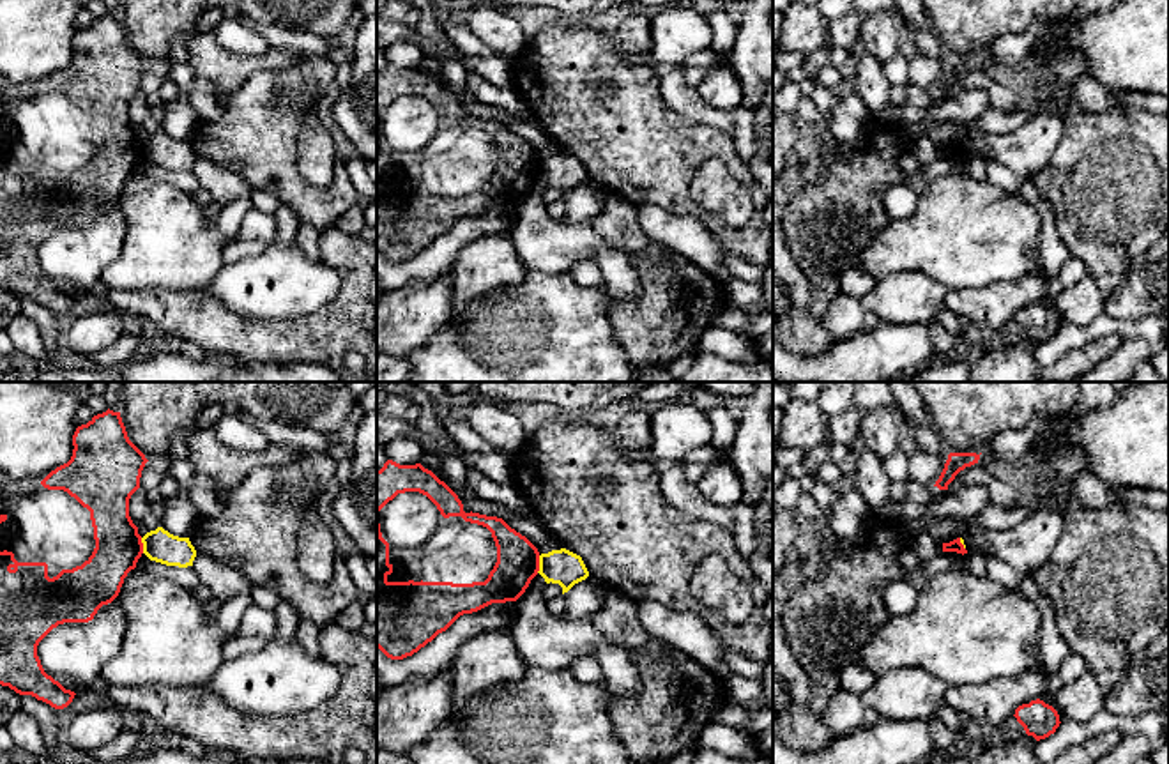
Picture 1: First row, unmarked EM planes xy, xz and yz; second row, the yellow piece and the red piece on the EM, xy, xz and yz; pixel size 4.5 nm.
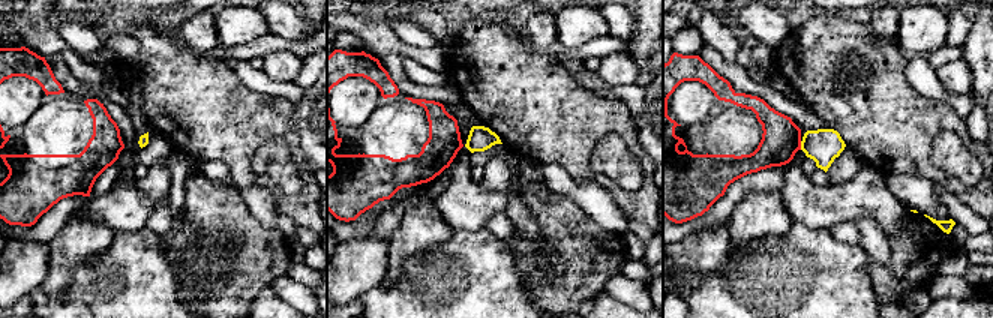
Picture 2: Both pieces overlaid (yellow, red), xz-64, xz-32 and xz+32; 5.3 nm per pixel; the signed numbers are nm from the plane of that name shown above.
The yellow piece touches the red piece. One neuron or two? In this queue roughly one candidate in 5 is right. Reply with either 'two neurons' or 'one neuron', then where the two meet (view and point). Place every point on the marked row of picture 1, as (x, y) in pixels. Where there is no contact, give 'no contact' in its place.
two neurons; contact xz (540, 565)

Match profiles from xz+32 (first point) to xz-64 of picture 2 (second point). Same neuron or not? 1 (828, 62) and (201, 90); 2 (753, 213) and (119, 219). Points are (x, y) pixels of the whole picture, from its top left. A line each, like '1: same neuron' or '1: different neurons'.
1: same neuron
2: different neurons

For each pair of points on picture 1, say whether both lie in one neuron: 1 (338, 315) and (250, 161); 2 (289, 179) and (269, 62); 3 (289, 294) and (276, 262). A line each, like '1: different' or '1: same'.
1: different
2: different
3: same

